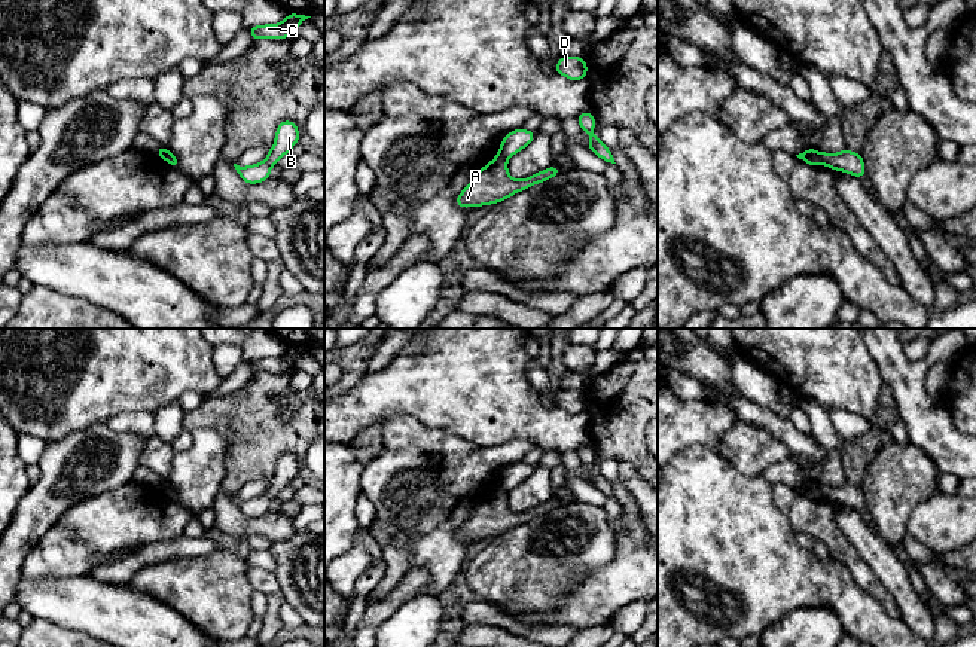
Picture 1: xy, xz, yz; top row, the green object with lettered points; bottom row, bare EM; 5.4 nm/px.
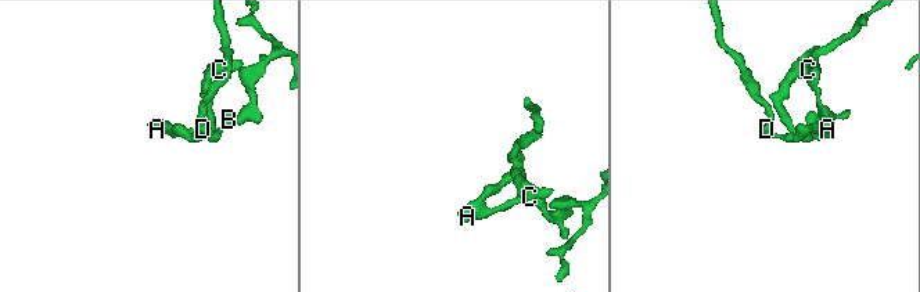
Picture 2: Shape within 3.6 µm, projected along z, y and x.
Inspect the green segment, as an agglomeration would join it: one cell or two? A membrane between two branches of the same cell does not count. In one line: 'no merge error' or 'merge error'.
merge error

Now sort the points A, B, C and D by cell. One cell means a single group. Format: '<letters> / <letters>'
A B C / D

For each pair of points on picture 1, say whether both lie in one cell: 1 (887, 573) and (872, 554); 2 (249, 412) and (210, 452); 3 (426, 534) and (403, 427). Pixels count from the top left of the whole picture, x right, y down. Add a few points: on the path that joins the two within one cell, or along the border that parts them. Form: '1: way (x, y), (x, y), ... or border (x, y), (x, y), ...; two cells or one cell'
1: way (887, 568), (877, 558); one cell
2: border (198, 426), (217, 429), (225, 436), (225, 473); two cells
3: way (454, 503), (454, 461), (435, 442); one cell

